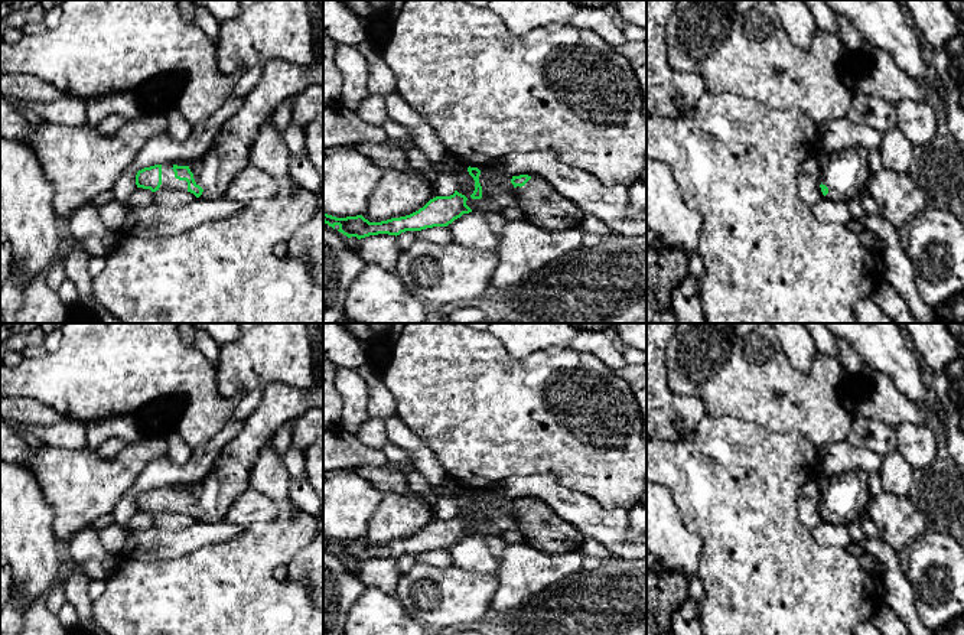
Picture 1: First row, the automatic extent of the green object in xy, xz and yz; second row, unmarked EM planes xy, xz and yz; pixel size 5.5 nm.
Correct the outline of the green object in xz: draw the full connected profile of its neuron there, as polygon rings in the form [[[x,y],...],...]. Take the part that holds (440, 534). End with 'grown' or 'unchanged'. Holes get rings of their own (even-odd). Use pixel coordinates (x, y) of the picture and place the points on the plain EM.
[[[455,514],[453,518],[436,520],[419,534],[400,541],[391,541],[381,546],[369,546],[362,538],[336,541],[323,537],[323,546],[333,553],[338,548],[338,554],[348,561],[356,560],[361,563],[378,557],[397,560],[406,554],[421,554],[433,550],[447,550],[463,537],[472,535],[472,533],[466,528],[466,524],[468,521],[465,518]]]; unchanged

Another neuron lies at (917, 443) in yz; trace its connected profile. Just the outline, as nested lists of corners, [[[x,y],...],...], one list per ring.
[[[903,423],[895,427],[898,450],[913,469],[924,469],[937,456],[937,437],[926,426]]]

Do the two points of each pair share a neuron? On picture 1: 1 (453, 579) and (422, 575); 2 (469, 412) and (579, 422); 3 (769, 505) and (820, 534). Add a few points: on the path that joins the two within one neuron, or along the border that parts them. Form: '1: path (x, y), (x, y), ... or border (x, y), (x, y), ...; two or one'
1: path (446, 579), (429, 576); one
2: path (497, 416), (551, 416); one
3: border (810, 530), (818, 543), (840, 547); two

